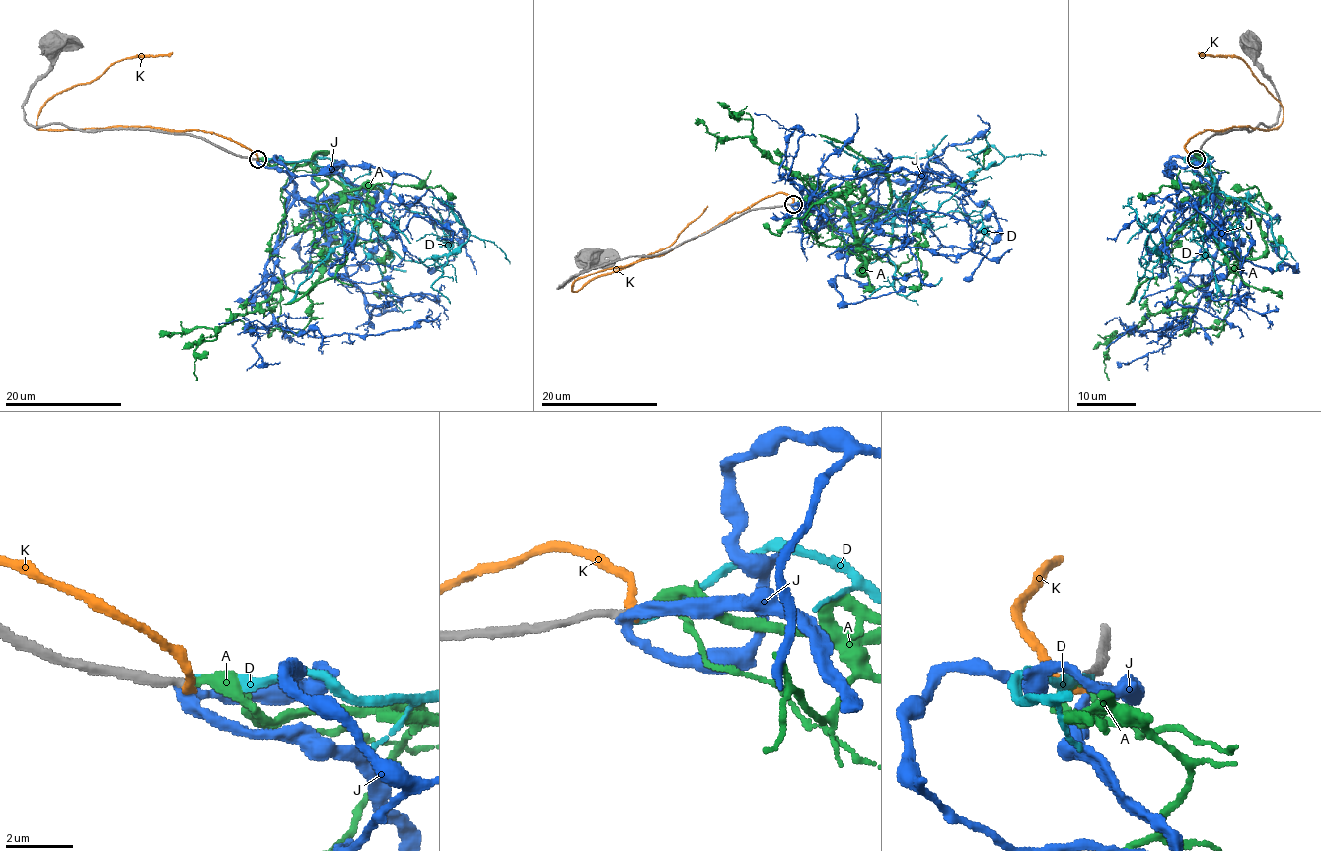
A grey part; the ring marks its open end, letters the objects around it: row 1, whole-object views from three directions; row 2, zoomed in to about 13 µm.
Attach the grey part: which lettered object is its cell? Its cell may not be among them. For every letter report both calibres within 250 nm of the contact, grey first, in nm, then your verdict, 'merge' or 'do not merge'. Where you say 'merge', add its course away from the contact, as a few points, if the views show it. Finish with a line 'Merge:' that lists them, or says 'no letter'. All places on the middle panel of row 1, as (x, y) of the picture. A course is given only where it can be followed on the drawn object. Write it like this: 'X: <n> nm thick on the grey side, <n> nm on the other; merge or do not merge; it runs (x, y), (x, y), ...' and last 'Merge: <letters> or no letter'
A: 240 nm thick on the grey side, 280 nm on the other; merge; it runs (793, 203), (861, 222), (850, 246), (858, 260), (848, 206), (771, 161), (752, 123), (733, 117)
D: 240 nm thick on the grey side, 240 nm on the other; do not merge
J: 280 nm thick on the grey side, 300 nm on the other; do not merge
K: 260 nm thick on the grey side, 220 nm on the other; do not merge
Merge: A

